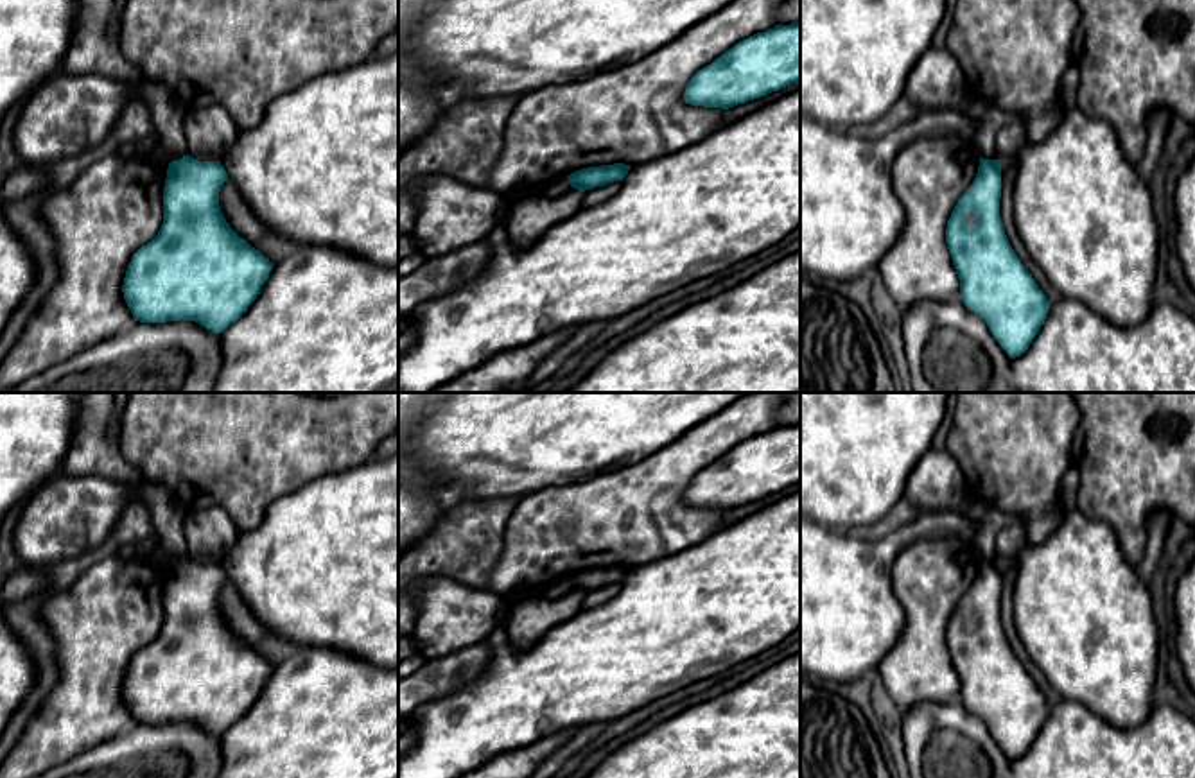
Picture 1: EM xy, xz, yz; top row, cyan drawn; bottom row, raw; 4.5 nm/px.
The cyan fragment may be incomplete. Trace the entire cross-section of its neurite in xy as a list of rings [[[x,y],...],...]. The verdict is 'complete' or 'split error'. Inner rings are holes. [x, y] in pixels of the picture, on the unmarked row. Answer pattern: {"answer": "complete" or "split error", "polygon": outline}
{"answer": "complete", "polygon": [[[192,558],[170,563],[163,588],[163,626],[131,660],[122,694],[140,724],[196,722],[222,735],[257,701],[273,665],[226,624],[219,593],[228,575],[221,563]]]}

